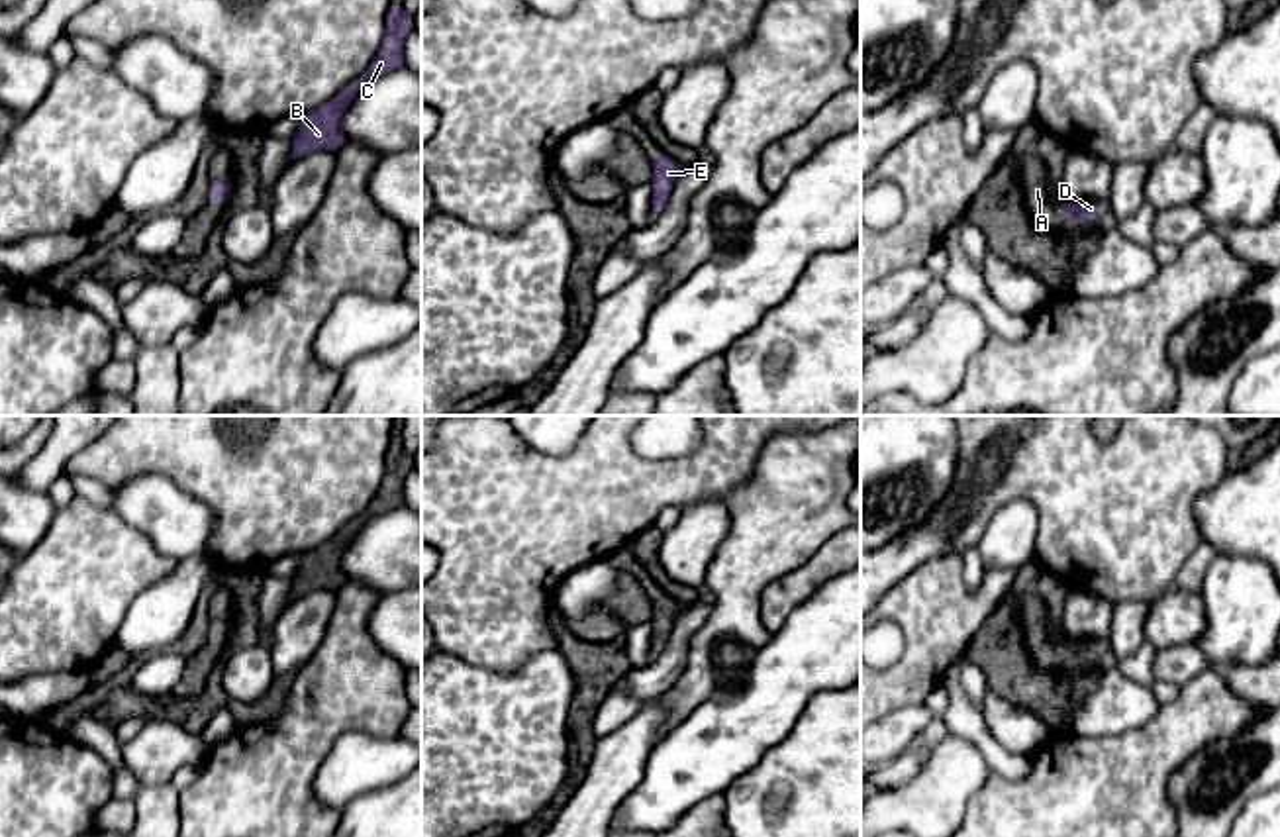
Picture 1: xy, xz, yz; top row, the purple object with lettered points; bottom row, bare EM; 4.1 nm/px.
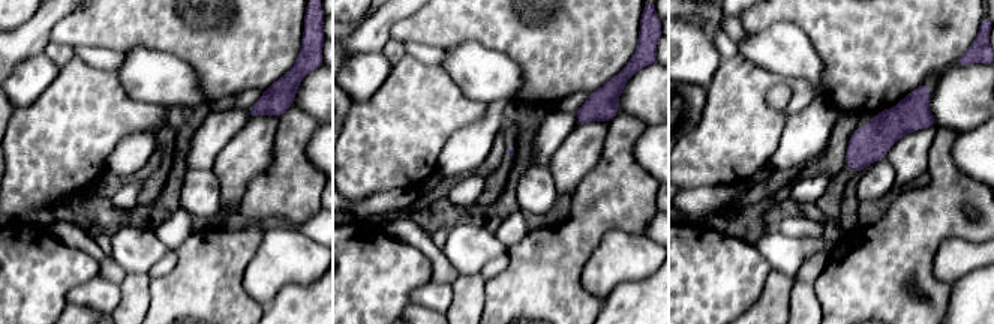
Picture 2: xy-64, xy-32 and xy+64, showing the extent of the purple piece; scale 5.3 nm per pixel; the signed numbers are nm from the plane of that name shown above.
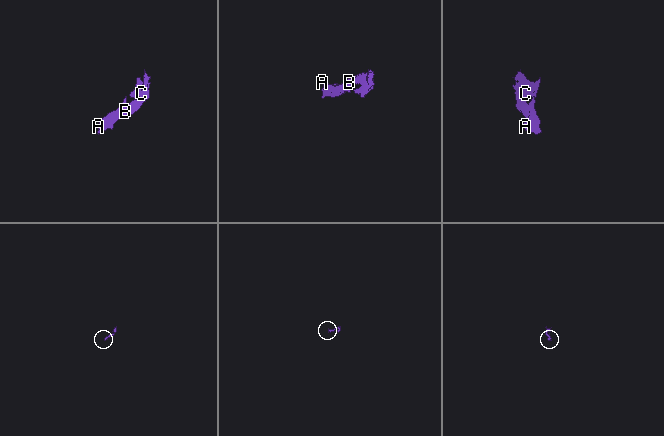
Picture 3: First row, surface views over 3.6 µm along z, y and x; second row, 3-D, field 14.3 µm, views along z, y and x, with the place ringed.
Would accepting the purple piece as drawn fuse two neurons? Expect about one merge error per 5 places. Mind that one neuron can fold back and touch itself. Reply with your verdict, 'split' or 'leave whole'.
leave whole

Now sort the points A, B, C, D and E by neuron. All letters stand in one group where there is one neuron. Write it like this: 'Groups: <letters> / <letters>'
Groups: A B C D E

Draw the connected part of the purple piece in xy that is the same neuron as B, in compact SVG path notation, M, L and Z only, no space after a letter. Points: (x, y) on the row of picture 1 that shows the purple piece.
M392 0L386 14L384 39L376 57L355 82L327 104L302 114L300 125L292 135L290 161L320 149L337 153L347 143L341 129L341 118L347 106L369 80L406 67L404 41L412 31L416 31L414 18L402 8L400 0Z

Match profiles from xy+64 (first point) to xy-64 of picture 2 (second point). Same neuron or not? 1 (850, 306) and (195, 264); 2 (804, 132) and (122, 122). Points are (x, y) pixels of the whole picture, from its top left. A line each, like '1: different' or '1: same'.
1: same
2: different

